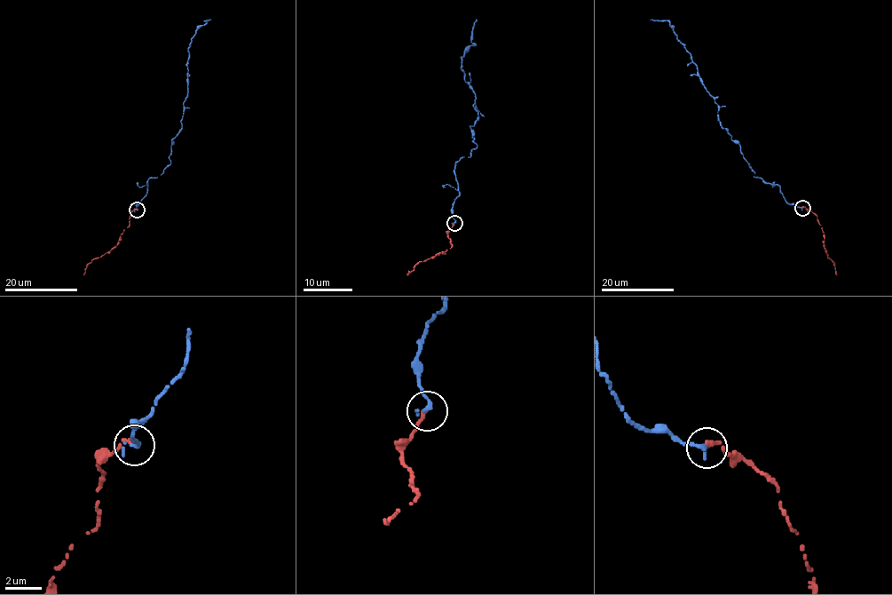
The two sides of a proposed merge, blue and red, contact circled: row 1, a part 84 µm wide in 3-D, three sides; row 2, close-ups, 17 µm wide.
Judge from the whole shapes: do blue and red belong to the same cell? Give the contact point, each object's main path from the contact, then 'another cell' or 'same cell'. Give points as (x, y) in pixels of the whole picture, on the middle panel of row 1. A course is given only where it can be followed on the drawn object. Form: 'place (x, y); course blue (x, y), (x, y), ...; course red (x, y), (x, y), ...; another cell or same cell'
place (454, 223); course blue (454, 223), (454, 163), (477, 146), (475, 94), (461, 67), (476, 19); course red (454, 223), (447, 235), (451, 241), (450, 248), (445, 254), (438, 253), (433, 257), (419, 262), (406, 275); same cell

